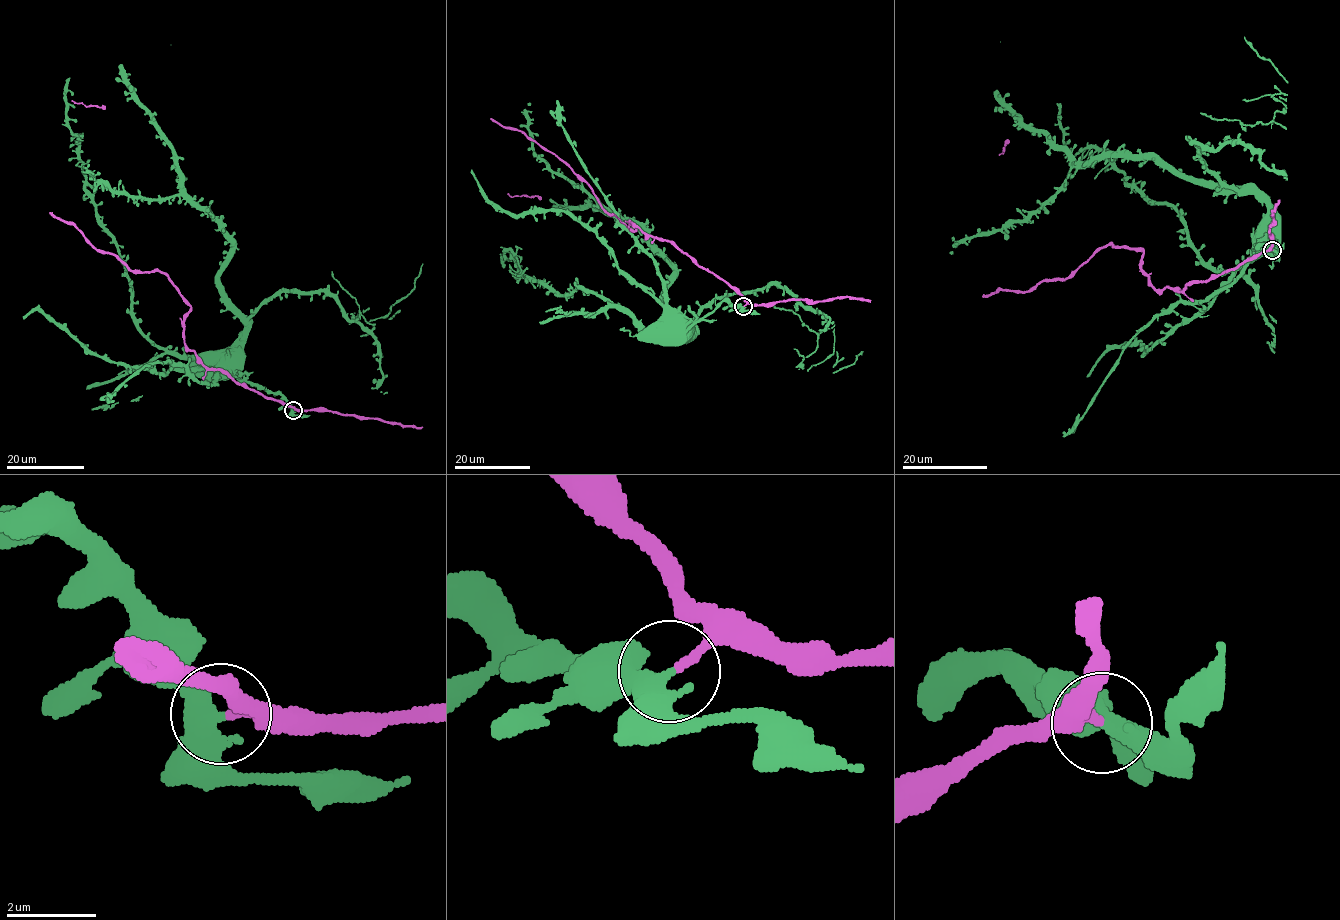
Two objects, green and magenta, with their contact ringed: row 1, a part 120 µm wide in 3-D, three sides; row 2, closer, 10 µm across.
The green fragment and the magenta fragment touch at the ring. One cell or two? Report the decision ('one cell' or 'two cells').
two cells

